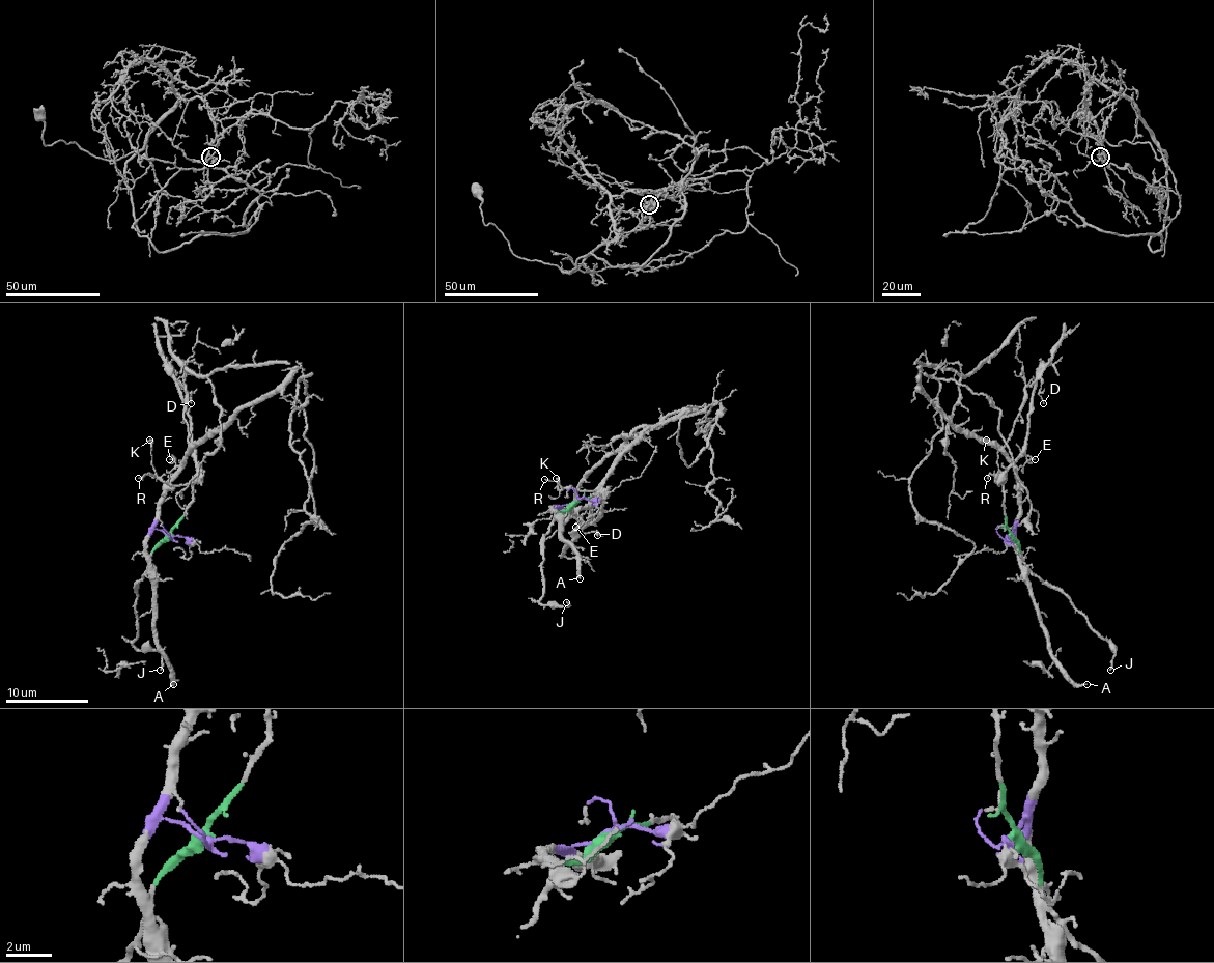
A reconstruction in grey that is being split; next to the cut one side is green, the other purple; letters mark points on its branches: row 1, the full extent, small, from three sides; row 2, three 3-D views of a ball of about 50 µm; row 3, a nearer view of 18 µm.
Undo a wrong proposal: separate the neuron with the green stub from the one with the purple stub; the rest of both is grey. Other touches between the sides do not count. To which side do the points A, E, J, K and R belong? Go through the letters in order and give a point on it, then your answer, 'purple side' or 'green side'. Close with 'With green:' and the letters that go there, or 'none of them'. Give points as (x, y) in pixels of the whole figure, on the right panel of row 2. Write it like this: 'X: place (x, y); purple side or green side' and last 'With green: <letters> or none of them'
A: place (1087, 684); purple side
E: place (1035, 459); purple side
J: place (1110, 670); green side
K: place (986, 440); green side
R: place (987, 478); green side
With green: J, K, R

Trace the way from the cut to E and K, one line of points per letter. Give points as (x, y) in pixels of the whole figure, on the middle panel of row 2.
E: (575, 500), (561, 506), (565, 510), (586, 510), (575, 527)
K: (575, 502), (580, 498), (598, 496), (594, 491), (557, 489), (557, 477)

